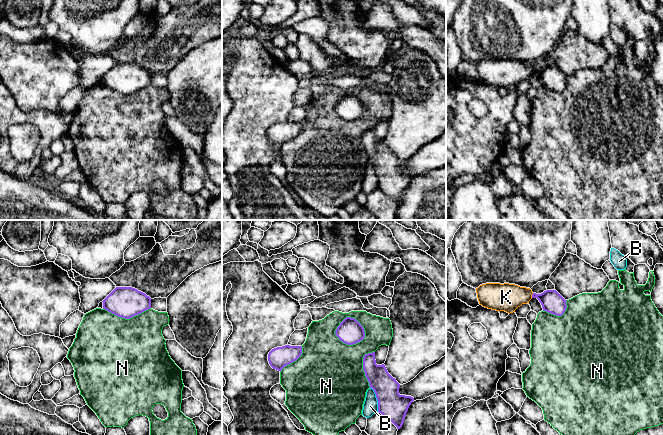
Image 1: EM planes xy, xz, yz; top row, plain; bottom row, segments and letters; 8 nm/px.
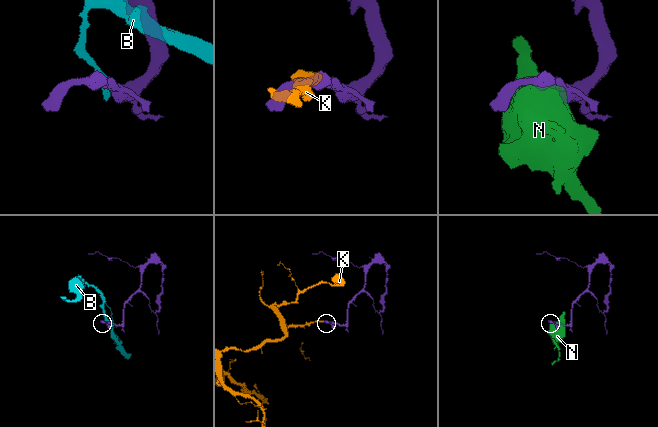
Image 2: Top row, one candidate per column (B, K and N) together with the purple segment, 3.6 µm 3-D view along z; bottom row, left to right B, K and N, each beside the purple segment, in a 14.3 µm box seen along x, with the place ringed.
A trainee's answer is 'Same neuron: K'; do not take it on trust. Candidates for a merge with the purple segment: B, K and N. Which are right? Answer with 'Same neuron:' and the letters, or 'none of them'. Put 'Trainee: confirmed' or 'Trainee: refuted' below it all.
Same neuron: K
Trainee: confirmed

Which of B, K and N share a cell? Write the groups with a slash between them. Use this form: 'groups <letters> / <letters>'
groups B / K / N

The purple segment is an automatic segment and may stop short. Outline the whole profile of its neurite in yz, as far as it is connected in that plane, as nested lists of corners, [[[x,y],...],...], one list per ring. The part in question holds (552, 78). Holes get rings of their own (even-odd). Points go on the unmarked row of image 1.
[[[486,59],[476,64],[479,80],[485,84],[513,89],[522,80],[537,74],[543,87],[562,92],[566,87],[566,77],[556,66],[546,66],[541,70],[533,69],[530,64],[509,59]]]

